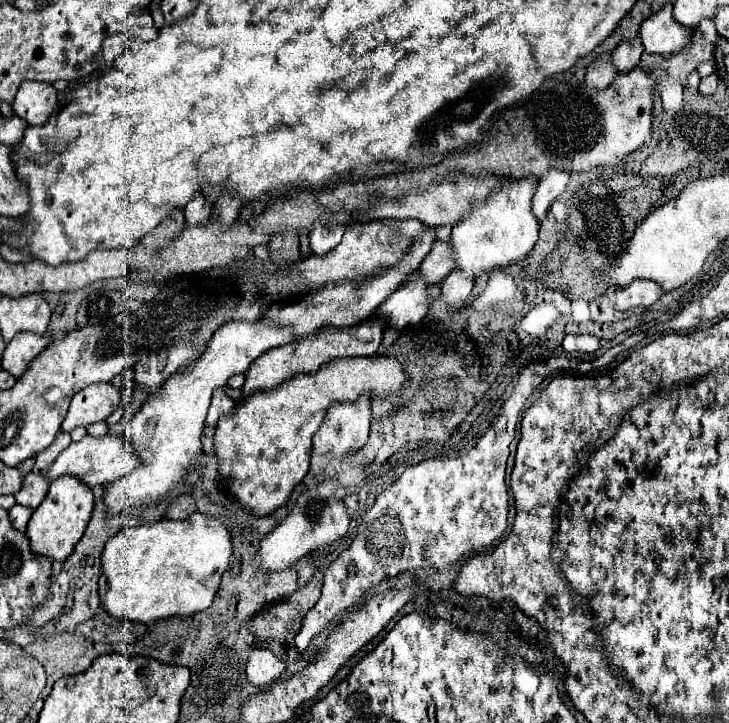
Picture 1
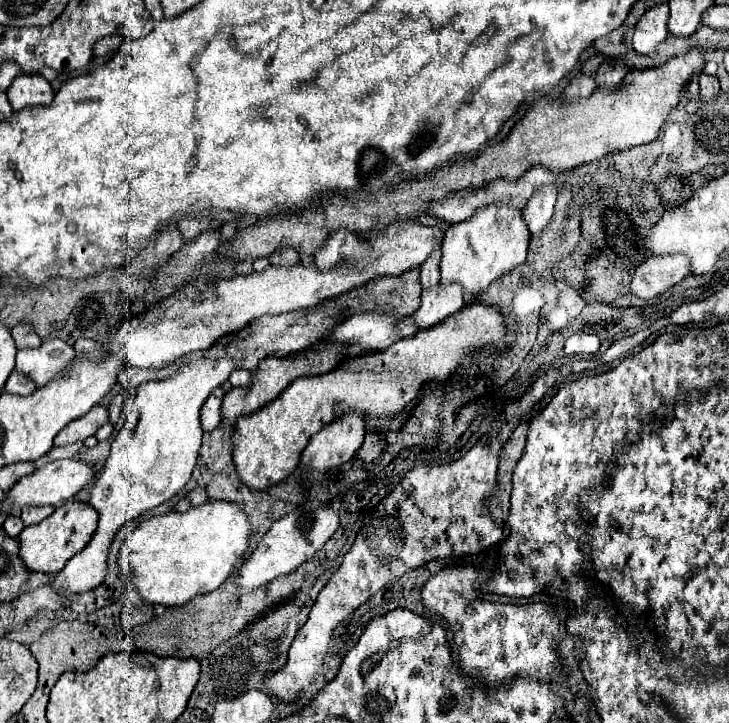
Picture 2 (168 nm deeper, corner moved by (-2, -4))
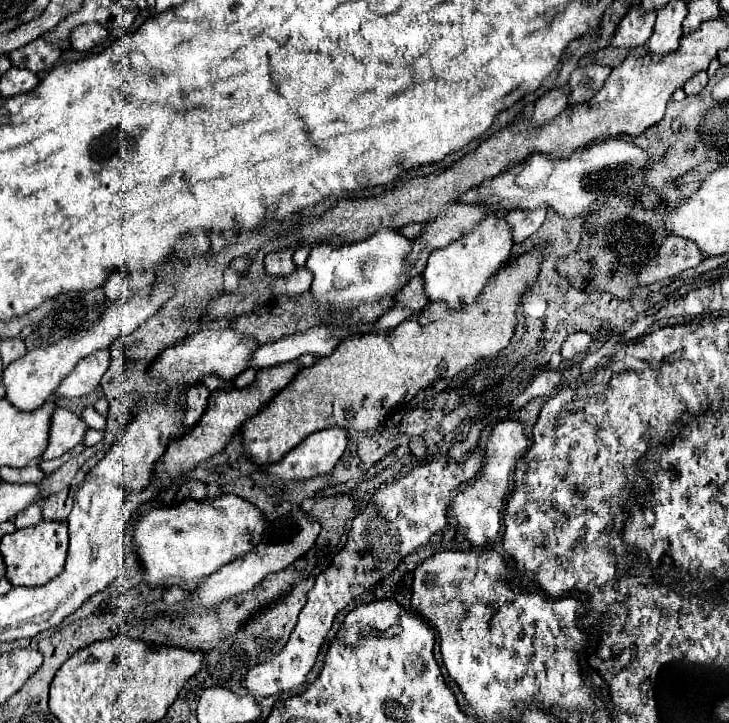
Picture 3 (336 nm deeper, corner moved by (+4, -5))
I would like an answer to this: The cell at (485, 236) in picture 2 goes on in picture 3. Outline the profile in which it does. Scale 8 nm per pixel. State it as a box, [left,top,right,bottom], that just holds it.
[422,212,514,308]

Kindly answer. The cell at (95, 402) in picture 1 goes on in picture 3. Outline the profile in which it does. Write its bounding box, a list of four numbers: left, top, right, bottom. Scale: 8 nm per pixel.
[42,408,88,460]

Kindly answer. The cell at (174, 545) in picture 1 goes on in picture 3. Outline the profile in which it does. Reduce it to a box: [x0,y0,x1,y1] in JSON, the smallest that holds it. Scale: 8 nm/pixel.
[132,494,264,592]

